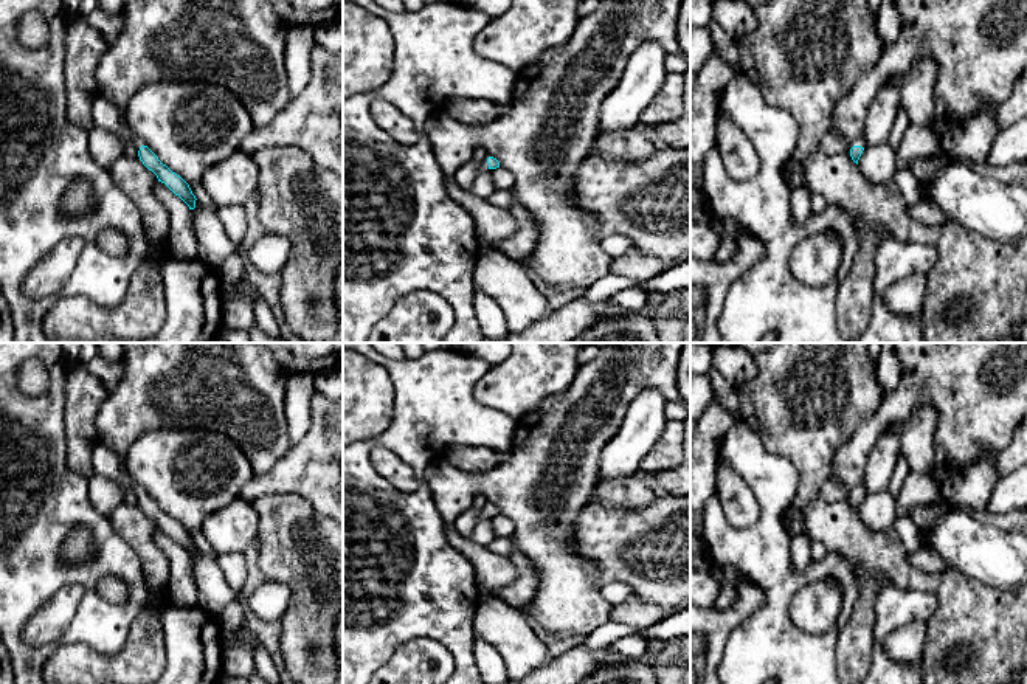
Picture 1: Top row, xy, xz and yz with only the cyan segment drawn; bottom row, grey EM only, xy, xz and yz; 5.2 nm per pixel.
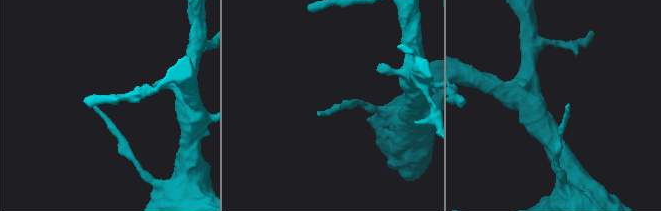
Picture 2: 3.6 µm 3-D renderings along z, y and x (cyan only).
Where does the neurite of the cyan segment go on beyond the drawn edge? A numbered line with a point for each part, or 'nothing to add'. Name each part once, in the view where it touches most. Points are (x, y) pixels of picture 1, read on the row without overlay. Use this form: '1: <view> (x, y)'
1: xz (464, 525)

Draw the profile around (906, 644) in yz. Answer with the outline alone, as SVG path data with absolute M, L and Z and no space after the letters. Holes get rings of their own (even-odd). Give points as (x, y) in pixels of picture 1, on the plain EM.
M911 622L886 637L884 650L894 661L920 662L925 656L926 631L928 622Z

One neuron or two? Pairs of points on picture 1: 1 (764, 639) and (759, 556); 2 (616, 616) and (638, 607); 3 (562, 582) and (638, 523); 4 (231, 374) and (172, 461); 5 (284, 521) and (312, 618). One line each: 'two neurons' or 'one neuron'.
1: one neuron
2: one neuron
3: two neurons
4: two neurons
5: one neuron

